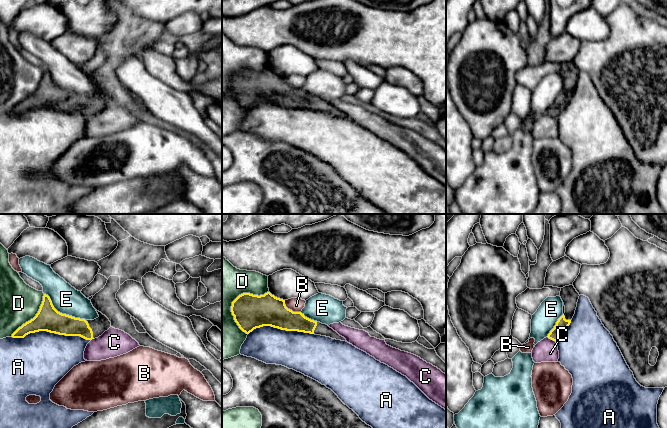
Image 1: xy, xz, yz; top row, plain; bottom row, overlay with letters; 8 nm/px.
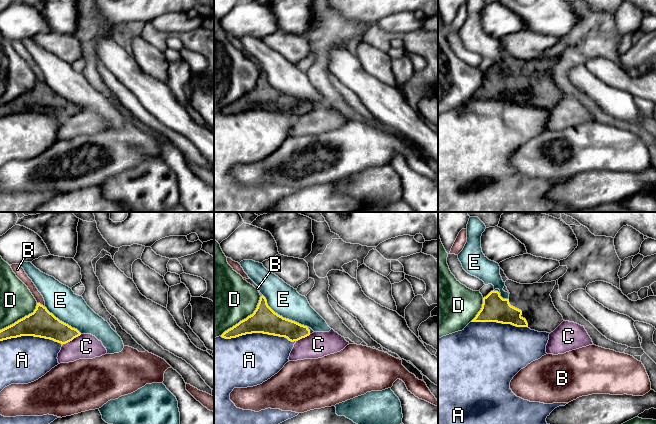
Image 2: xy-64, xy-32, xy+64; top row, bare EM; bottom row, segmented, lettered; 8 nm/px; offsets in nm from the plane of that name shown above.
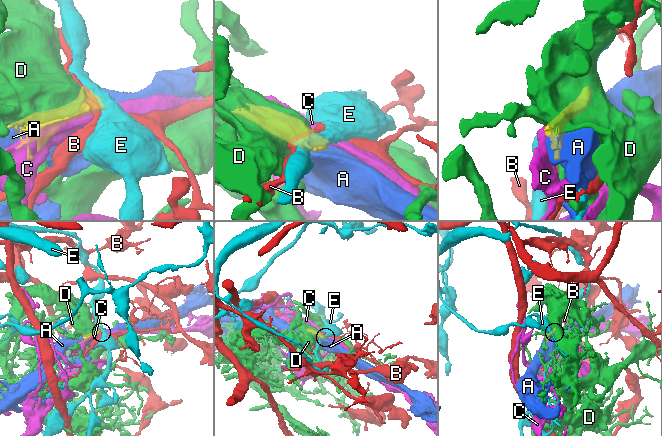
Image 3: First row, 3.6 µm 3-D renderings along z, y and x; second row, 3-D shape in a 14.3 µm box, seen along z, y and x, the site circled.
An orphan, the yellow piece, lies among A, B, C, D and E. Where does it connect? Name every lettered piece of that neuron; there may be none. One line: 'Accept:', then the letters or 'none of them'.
Accept: none of them

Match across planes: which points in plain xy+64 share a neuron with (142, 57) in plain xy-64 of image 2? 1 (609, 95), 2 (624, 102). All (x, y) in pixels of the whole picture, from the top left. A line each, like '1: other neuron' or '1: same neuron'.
1: other neuron
2: other neuron

